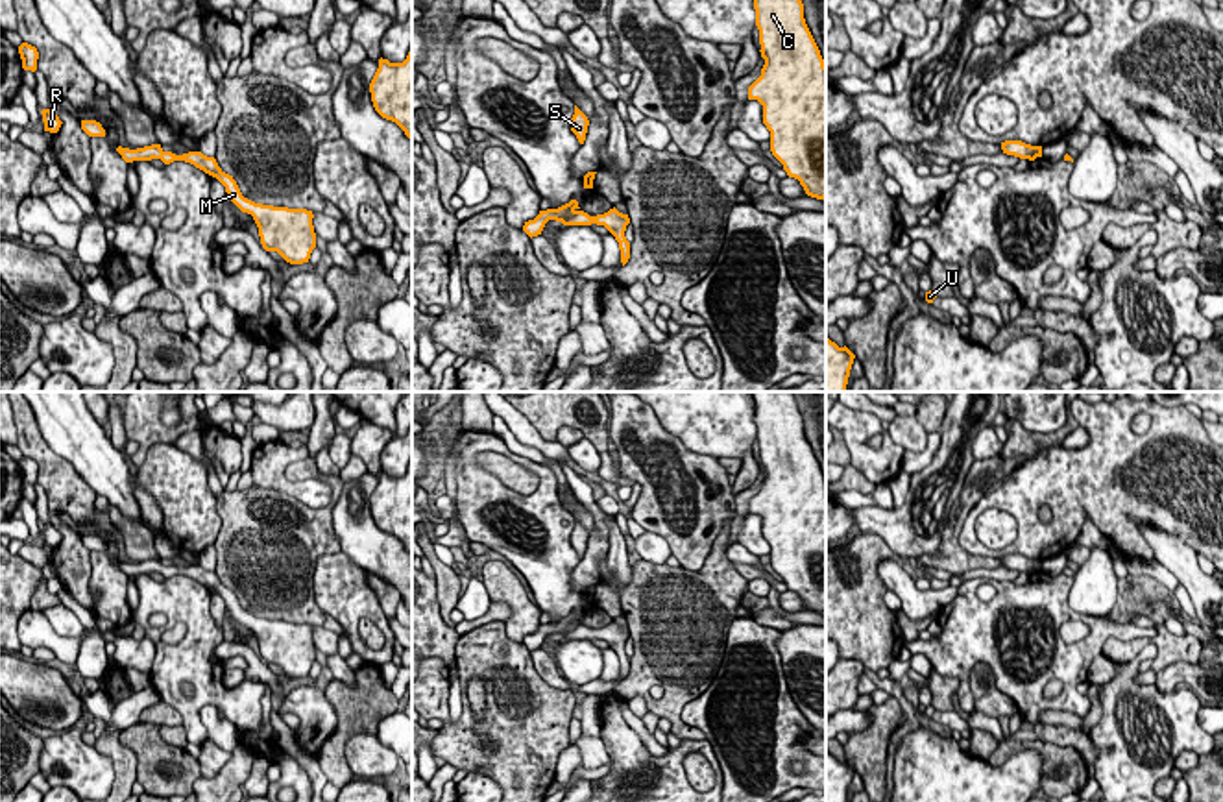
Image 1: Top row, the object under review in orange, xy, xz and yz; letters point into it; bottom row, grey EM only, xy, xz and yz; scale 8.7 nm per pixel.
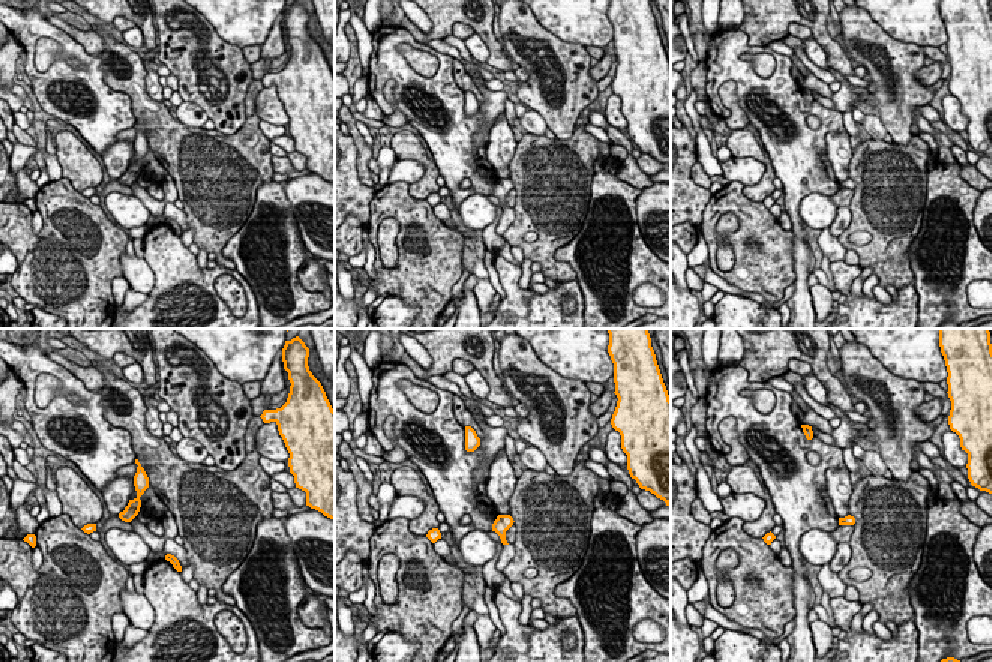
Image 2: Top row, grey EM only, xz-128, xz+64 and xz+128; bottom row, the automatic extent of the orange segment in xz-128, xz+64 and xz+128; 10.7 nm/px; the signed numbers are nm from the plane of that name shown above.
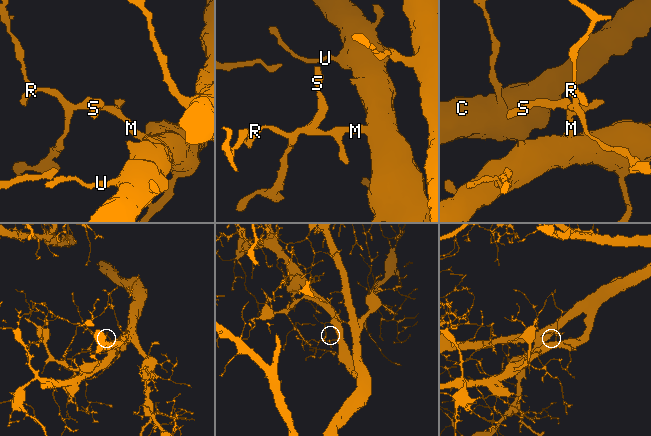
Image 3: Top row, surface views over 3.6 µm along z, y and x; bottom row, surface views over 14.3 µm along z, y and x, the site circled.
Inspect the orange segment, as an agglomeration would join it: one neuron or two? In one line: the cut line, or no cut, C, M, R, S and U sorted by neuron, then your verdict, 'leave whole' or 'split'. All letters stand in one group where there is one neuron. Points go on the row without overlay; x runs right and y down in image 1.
no cut | C M R S U | leave whole

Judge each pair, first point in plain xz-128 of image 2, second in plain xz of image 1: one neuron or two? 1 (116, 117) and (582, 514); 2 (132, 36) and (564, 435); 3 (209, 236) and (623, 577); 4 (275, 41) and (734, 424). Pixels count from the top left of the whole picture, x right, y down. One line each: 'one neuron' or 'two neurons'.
1: two neurons
2: two neurons
3: two neurons
4: two neurons

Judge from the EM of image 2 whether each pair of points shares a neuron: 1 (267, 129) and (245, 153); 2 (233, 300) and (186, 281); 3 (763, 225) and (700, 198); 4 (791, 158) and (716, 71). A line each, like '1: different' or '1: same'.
1: different
2: different
3: different
4: same

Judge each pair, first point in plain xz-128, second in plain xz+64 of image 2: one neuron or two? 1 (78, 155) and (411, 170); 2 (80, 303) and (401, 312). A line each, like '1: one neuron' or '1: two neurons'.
1: two neurons
2: two neurons

